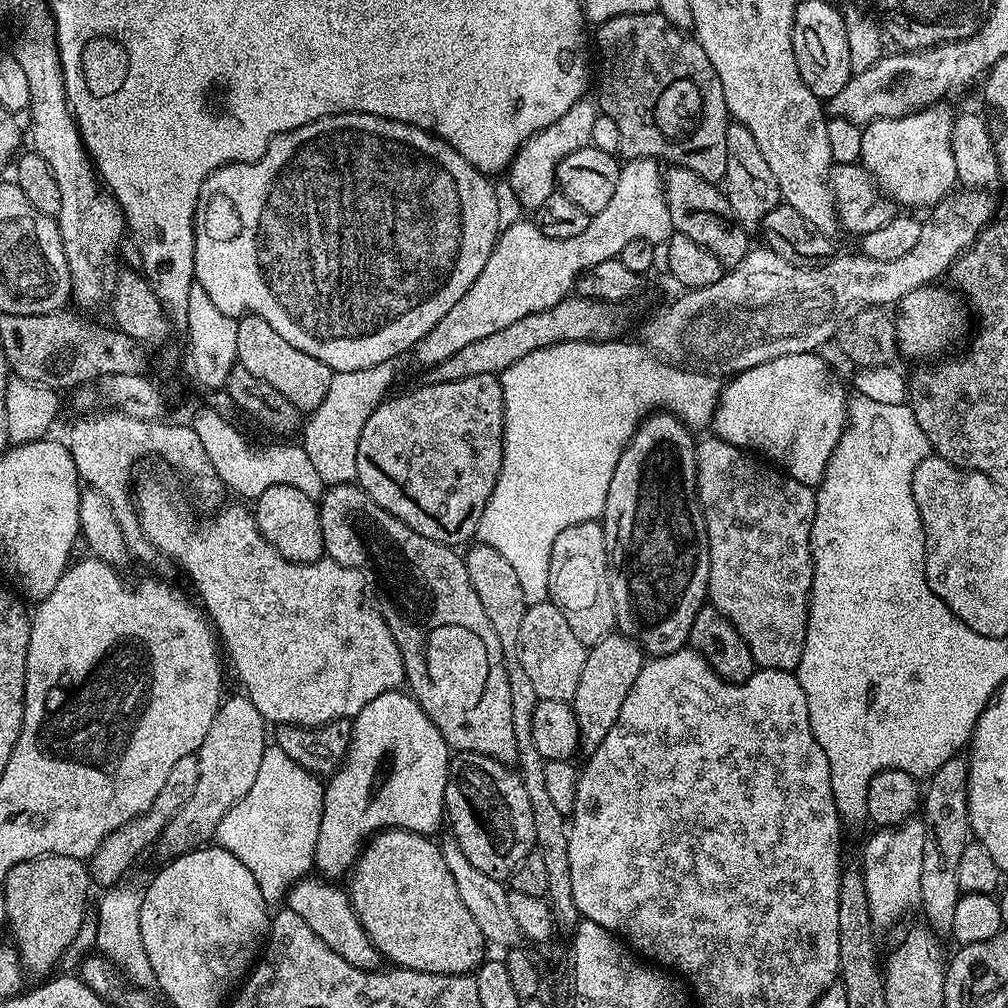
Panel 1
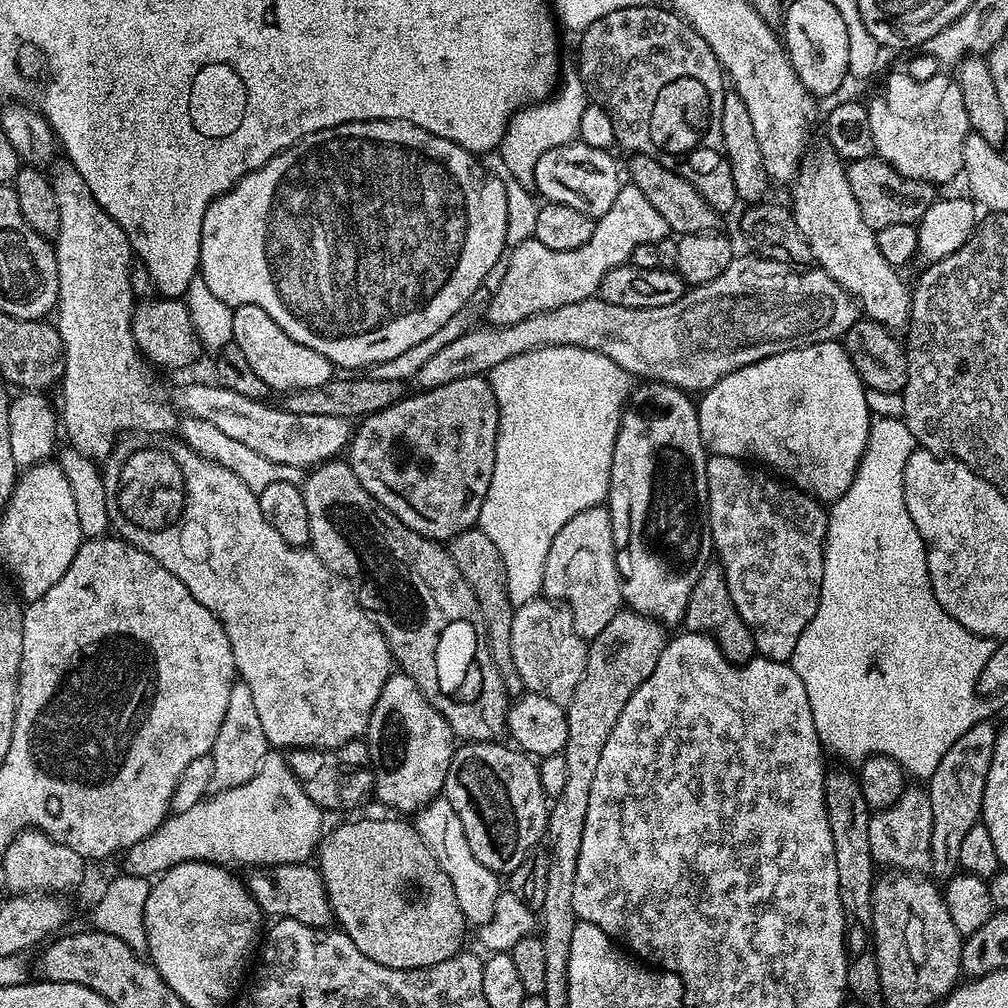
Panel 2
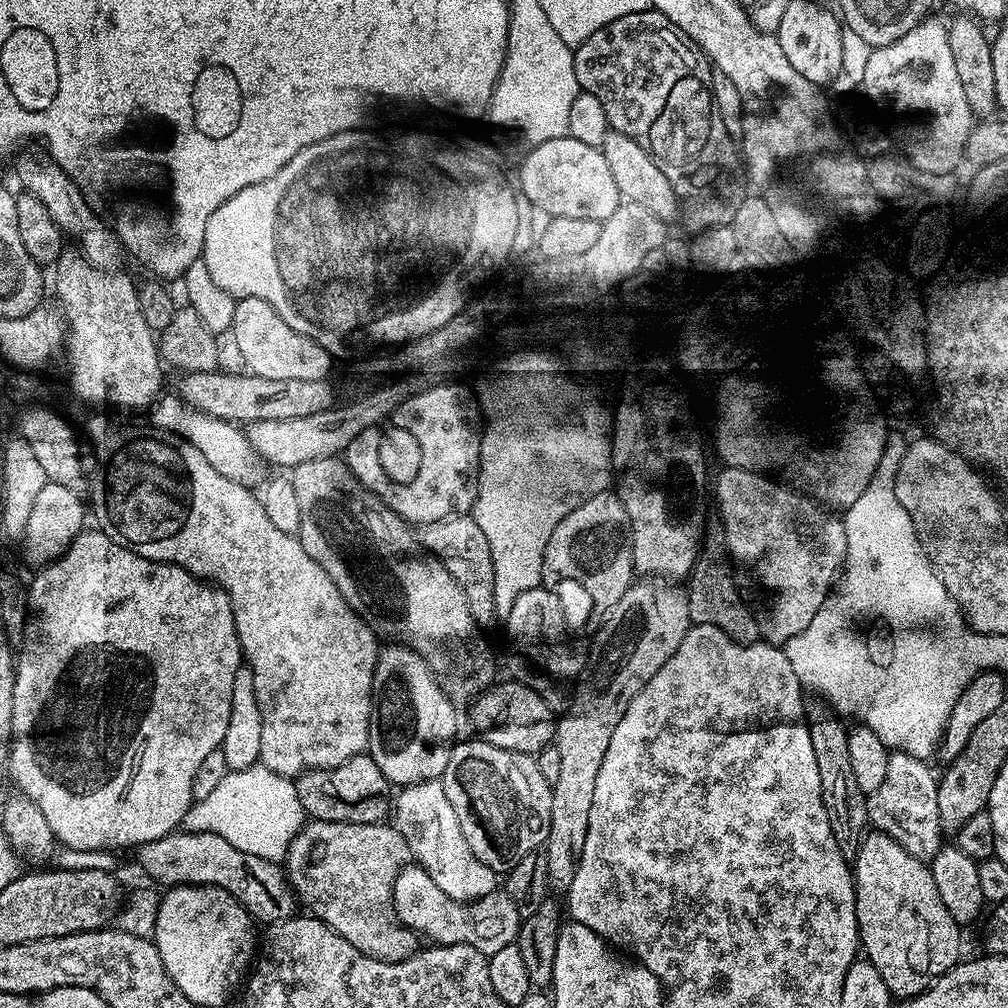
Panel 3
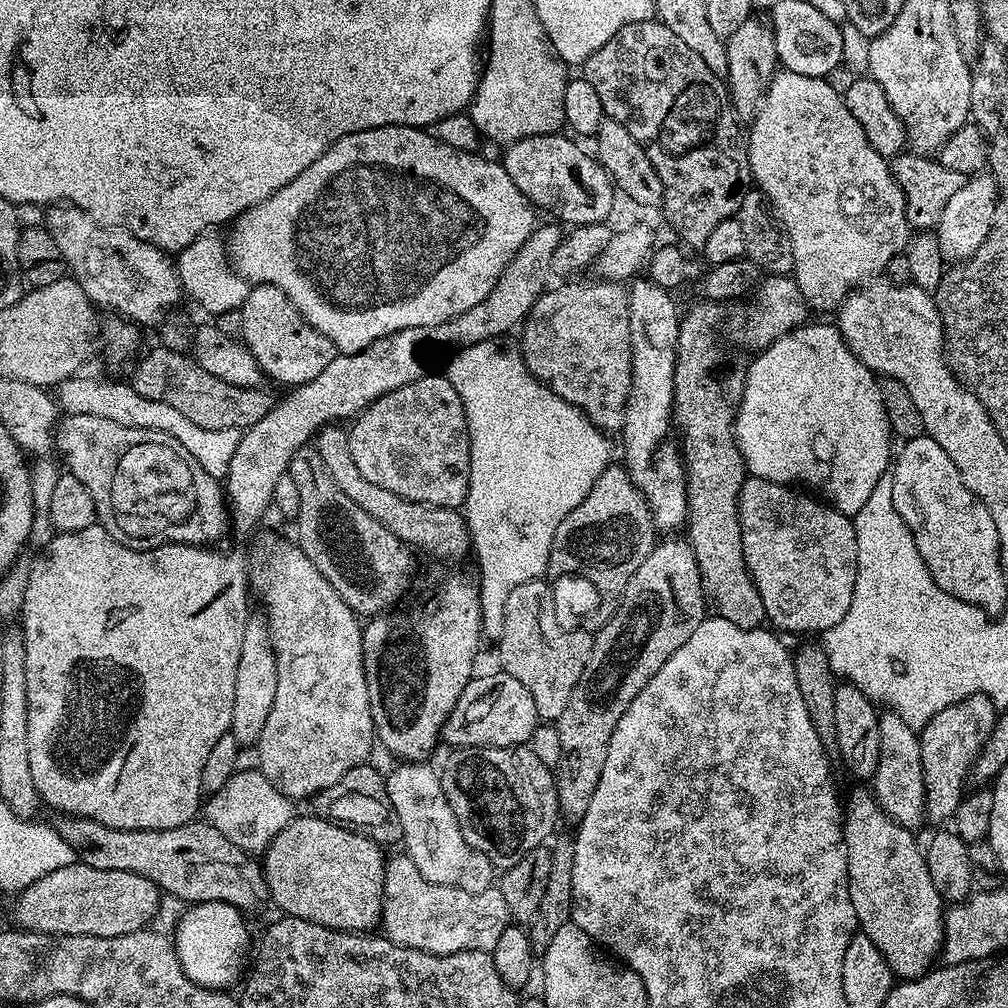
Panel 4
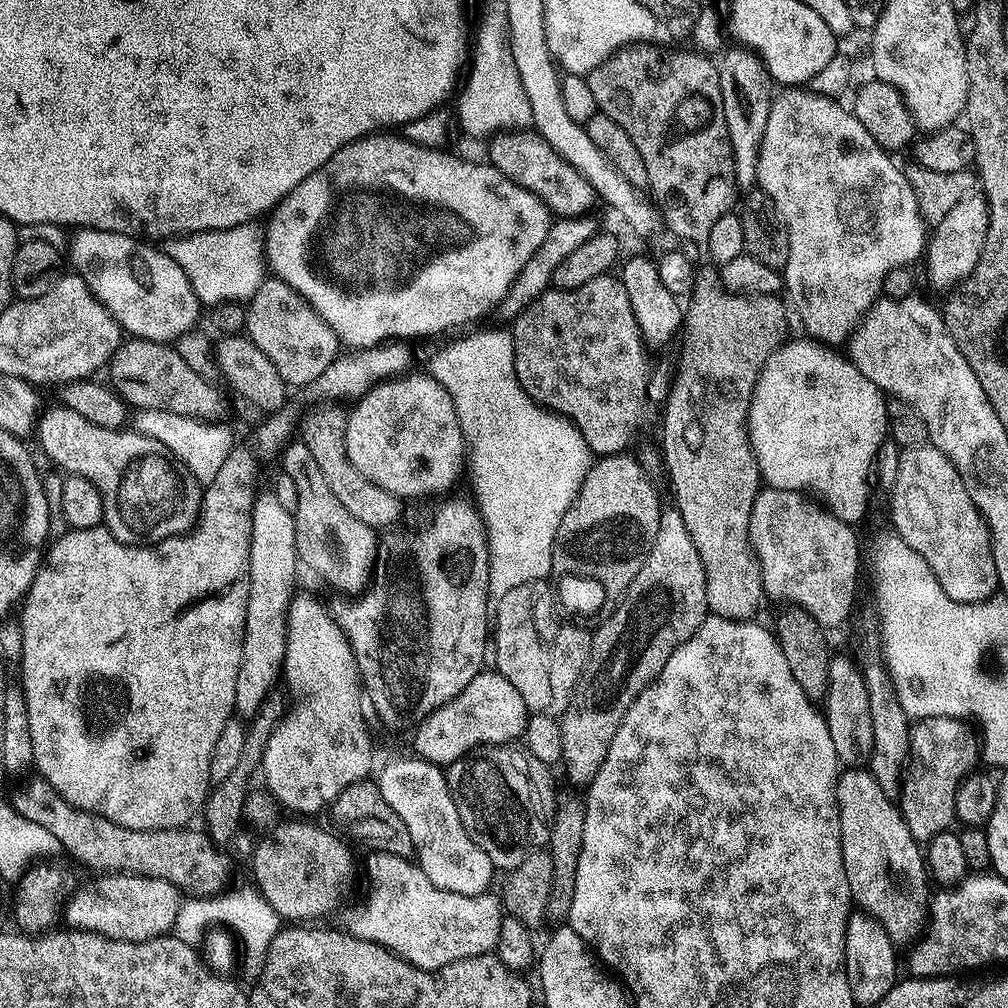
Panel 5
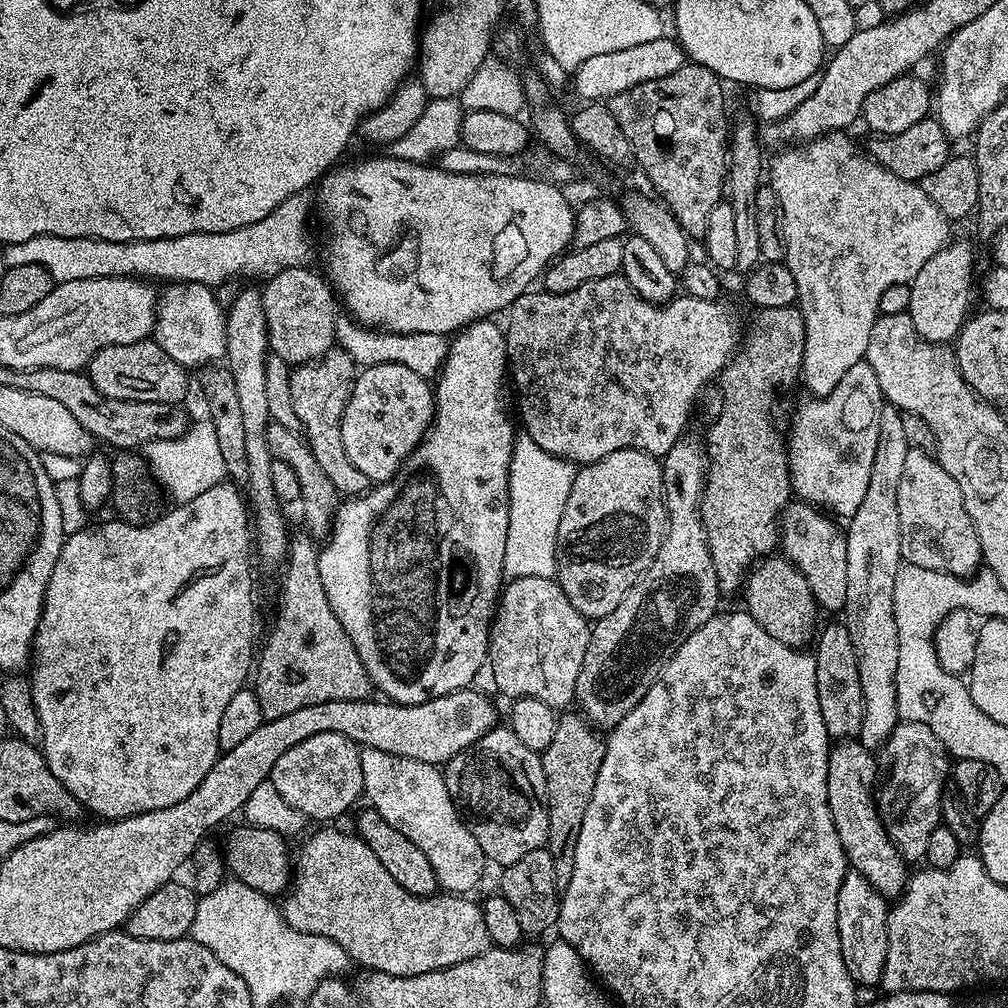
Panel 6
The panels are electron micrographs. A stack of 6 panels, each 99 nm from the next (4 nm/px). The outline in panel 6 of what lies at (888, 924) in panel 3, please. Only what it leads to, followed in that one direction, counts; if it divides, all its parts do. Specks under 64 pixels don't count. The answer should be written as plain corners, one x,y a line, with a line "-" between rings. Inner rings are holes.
849,738
841,740
829,751
828,754
828,801
830,802
830,814
834,818
834,830
838,830
838,838
842,842
842,850
846,854
849,865
855,871
860,872
868,879
870,886
878,890
886,898
899,897
908,885
910,875
909,865
894,842
888,836
888,830
884,826
880,810
876,806
874,793
878,788
878,760
873,749
860,744
859,739

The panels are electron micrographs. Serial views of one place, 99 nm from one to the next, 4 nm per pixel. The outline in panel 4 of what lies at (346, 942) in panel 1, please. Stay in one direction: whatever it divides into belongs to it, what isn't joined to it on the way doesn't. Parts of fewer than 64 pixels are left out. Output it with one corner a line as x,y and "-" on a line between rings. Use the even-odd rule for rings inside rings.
60,814
55,818
57,820
54,820
54,830
60,837
66,838
66,842
70,842
71,848
83,863
98,870
126,870
130,874
142,874
142,878
150,878
150,882
154,882
154,886
158,886
161,893
177,896
189,905
221,900
234,905
245,914
251,914
258,911
264,903
269,903
270,897
261,861
234,846
234,842
230,842
226,834
214,830
210,823
193,822
174,826
170,830
118,830
81,816

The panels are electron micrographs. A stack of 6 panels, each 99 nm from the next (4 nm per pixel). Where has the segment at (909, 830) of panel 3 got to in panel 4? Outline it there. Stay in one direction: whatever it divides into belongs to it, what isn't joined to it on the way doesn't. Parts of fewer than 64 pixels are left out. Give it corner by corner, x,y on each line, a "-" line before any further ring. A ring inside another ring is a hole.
895,710
880,712
878,722
878,766
870,781
871,791
890,819
904,828
916,830
920,823
925,823
924,815
924,775
922,774
922,754
920,753
920,737
917,729
912,728

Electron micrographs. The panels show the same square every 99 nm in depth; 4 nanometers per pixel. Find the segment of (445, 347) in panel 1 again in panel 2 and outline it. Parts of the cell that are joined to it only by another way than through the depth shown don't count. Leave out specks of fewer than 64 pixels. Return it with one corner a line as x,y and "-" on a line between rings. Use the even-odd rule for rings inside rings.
625,183
618,198
614,198
614,206
596,220
596,229
594,234
590,234
590,242
586,242
586,246
578,246
578,250
549,250
542,246
542,242
531,238
507,253
509,265
502,286
492,294
487,323
510,326
514,322
522,322
522,318
530,318
570,302
593,299
599,293
602,278
606,278
614,266
629,263
636,247
657,245
669,232
666,218
654,210
646,194
642,194
638,186

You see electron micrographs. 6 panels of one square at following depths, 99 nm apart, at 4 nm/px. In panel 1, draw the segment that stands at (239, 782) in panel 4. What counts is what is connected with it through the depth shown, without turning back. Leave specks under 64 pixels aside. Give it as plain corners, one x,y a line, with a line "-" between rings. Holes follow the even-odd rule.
265,747
254,786
250,786
246,798
230,806
226,818
218,822
215,843
230,850
230,854
234,854
234,858
254,874
254,882
258,882
258,890
262,890
262,898
268,905
283,905
292,885
313,871
318,826
322,826
324,817
323,805
321,777
298,766
298,762
280,748

